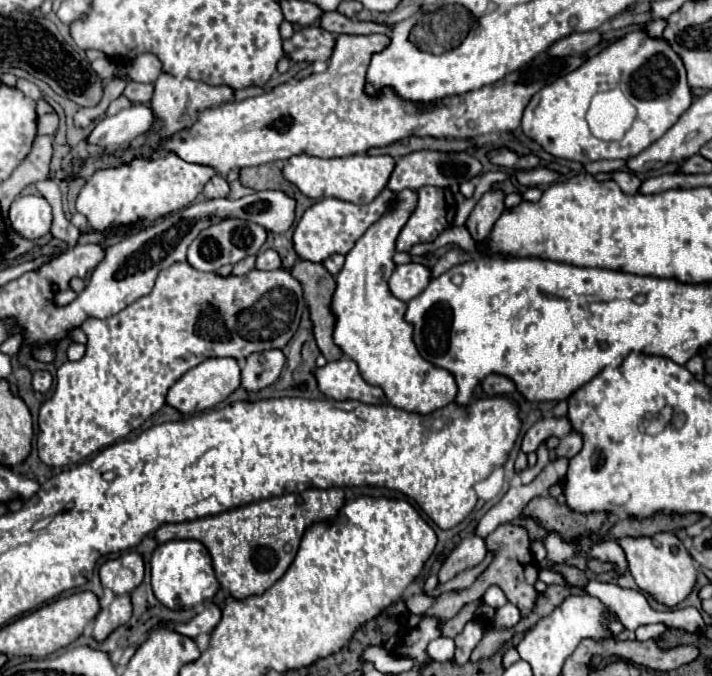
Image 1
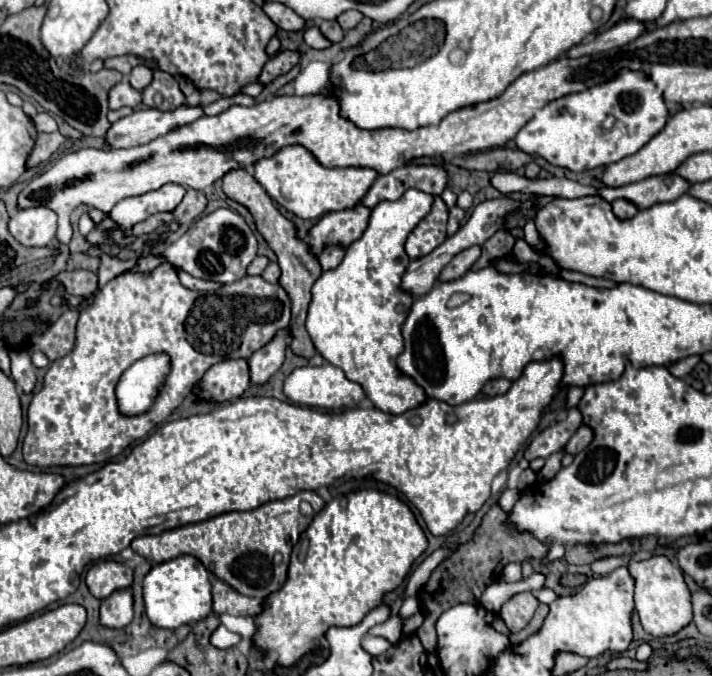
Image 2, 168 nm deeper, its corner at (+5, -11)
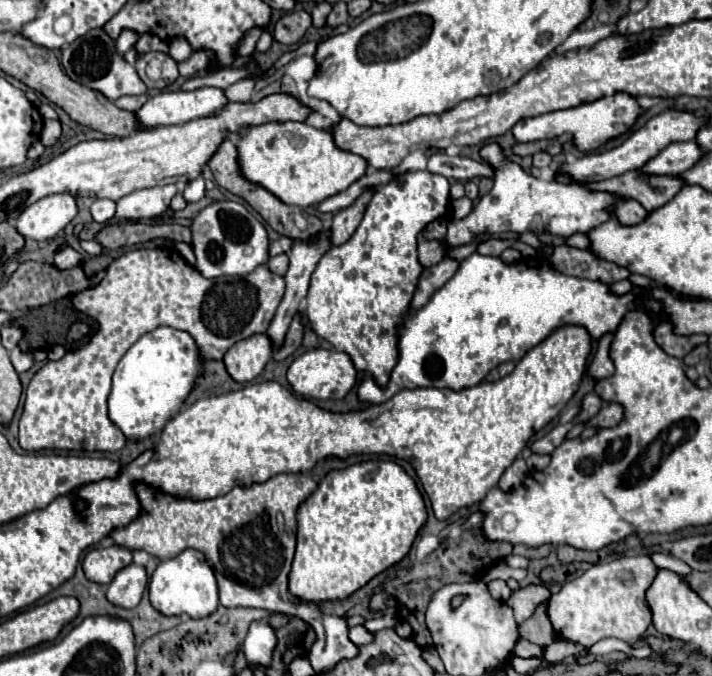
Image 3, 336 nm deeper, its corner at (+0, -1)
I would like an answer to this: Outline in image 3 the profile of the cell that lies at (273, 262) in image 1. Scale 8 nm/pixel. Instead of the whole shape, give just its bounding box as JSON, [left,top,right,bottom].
[267,254,289,276]

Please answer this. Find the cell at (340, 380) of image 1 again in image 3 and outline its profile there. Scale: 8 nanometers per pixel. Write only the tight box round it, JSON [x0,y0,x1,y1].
[287,348,357,400]

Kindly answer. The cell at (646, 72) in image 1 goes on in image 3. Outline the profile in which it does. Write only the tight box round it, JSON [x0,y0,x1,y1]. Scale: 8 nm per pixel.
[513,94,643,152]

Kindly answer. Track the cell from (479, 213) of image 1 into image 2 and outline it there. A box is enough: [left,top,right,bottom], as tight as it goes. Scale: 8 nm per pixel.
[440,246,480,280]

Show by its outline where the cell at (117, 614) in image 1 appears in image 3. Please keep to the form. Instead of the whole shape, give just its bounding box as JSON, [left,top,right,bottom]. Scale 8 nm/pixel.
[107,562,147,608]

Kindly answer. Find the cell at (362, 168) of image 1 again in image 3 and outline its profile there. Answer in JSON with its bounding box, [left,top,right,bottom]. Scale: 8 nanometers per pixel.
[233,122,367,208]

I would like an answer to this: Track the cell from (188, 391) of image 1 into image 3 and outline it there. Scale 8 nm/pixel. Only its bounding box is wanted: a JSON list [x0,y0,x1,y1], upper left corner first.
[223,334,273,382]

